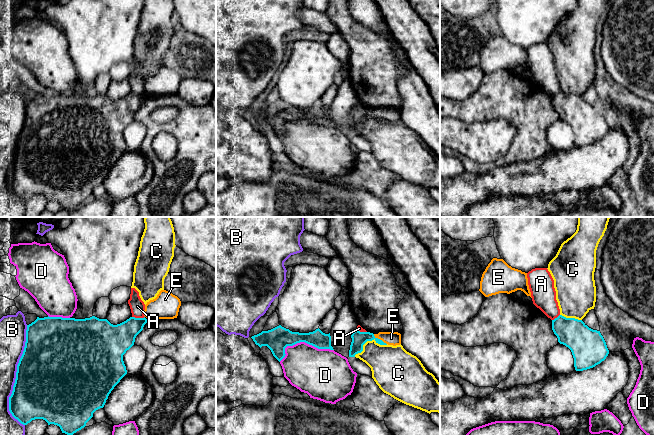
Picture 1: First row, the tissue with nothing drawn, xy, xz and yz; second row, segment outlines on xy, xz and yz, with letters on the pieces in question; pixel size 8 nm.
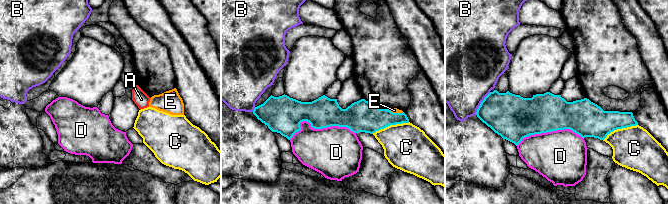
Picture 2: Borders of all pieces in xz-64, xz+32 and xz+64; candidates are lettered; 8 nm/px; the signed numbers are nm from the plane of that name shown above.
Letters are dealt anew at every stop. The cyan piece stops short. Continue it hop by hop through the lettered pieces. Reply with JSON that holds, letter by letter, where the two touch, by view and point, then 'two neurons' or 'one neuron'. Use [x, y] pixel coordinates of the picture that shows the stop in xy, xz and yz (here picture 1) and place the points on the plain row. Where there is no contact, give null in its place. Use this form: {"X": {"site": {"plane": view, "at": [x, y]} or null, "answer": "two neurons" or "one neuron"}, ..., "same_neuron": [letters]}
{"A": {"site": {"plane": "xy", "at": [138, 94]}, "answer": "two neurons"}, "B": {"site": {"plane": "xy", "at": [16, 152]}, "answer": "two neurons"}, "C": {"site": {"plane": "xz", "at": [368, 116]}, "answer": "two neurons"}, "D": {"site": {"plane": "xz", "at": [302, 117]}, "answer": "two neurons"}, "E": {"site": {"plane": "xz", "at": [379, 115]}, "answer": "two neurons"}, "same_neuron": []}

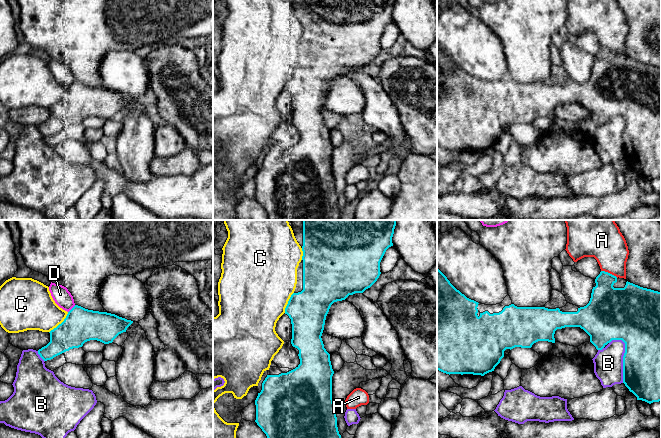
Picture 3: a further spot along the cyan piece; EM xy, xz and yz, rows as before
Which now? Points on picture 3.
{"A": {"site": {"plane": "yz", "at": [609, 49]}, "answer": "two neurons"}, "B": {"site": {"plane": "yz", "at": [623, 133]}, "answer": "two neurons"}, "C": {"site": {"plane": "xy", "at": [61, 99]}, "answer": "two neurons"}, "D": {"site": {"plane": "xy", "at": [71, 85]}, "answer": "two neurons"}, "same_neuron": []}

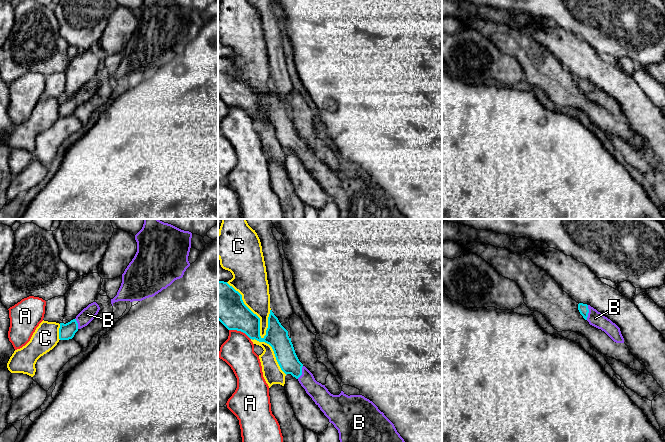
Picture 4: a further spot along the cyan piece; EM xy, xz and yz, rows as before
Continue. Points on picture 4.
{"A": {"site": {"plane": "xz", "at": [240, 106]}, "answer": "two neurons"}, "B": {"site": {"plane": "yz", "at": [588, 88]}, "answer": "one neuron"}, "C": {"site": {"plane": "xz", "at": [249, 85]}, "answer": "two neurons"}, "same_neuron": ["B"]}

